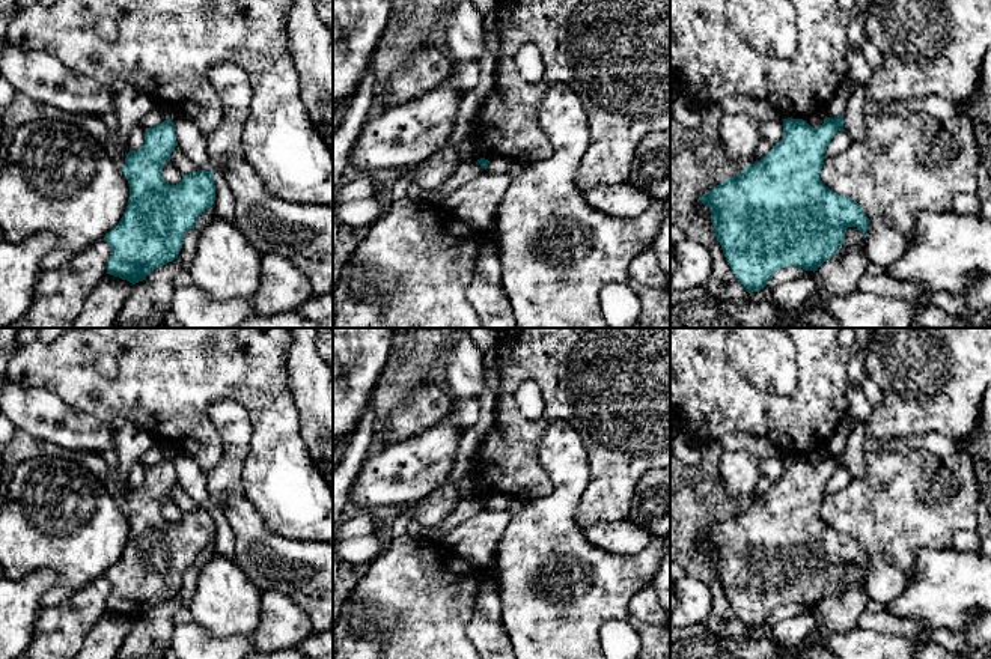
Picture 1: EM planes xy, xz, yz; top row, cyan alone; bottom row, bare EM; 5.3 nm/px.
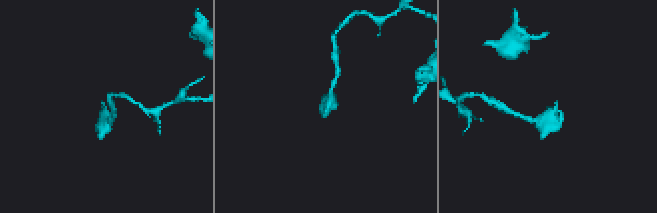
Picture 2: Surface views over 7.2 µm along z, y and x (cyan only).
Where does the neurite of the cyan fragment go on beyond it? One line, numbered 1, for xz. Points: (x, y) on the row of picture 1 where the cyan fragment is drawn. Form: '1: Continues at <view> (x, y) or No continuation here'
1: No continuation here

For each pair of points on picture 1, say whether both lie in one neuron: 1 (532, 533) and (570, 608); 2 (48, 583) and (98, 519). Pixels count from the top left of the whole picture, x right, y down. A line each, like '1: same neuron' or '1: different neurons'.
1: same neuron
2: different neurons

